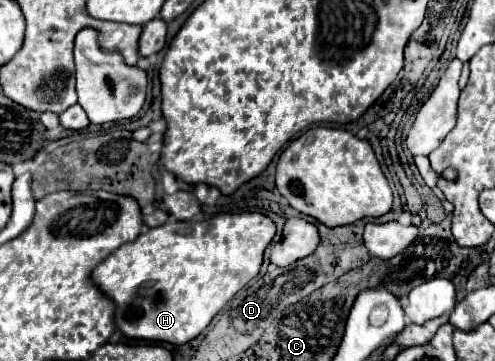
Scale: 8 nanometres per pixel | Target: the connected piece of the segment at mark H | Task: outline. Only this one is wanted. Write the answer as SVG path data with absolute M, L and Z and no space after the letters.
M259 211L241 213L217 213L203 221L167 221L161 227L147 229L135 241L125 243L121 249L111 253L101 267L93 271L93 281L97 287L115 299L117 329L131 339L167 341L173 345L183 345L195 339L211 319L225 307L229 299L235 297L253 277L257 277L265 247L275 237L275 223Z

